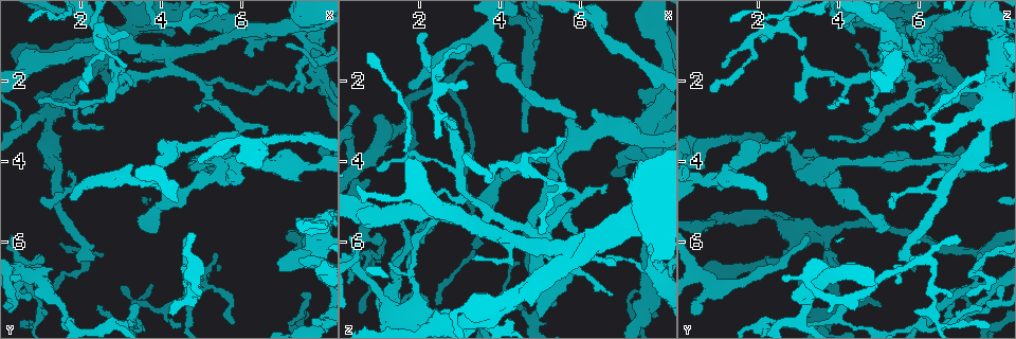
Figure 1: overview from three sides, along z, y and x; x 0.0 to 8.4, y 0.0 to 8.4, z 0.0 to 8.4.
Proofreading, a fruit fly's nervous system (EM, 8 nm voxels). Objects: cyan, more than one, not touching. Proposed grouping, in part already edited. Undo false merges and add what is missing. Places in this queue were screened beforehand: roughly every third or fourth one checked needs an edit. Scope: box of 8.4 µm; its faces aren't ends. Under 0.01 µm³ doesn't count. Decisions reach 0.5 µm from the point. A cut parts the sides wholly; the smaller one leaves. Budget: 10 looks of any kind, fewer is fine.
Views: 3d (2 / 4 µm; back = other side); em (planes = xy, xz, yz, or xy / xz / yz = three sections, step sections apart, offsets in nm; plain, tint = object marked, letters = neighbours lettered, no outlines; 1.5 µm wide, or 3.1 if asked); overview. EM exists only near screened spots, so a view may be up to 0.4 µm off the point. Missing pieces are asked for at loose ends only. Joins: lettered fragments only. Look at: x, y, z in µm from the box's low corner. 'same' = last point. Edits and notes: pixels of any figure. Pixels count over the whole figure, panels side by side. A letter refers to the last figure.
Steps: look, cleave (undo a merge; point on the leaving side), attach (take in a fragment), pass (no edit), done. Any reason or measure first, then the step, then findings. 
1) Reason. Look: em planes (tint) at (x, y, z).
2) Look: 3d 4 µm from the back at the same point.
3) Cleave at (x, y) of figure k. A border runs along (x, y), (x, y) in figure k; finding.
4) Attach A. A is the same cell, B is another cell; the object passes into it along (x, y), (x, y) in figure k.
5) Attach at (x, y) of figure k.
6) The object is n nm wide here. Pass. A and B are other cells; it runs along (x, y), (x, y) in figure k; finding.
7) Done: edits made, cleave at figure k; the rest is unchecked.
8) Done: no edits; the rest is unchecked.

Branch stops here. Look: 3d 2 µm at (0.95, 2.45, 4.20).

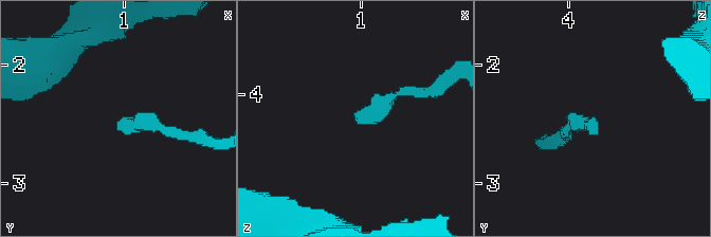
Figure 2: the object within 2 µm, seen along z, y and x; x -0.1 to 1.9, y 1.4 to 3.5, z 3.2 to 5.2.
Look: em planes (letters) at (0.94, 2.48, 4.14).

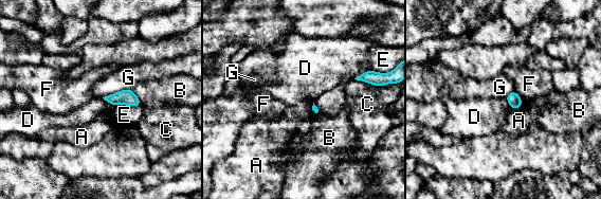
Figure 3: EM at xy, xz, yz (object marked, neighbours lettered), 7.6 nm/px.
Pass. A, B, C, D, E, F and G are other cells; none of them fits.

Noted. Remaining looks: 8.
Look: em xz step 4 (tint) at (1.85, 6.85, 7.25).

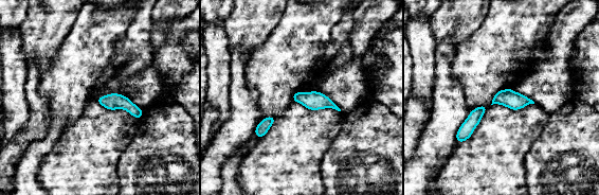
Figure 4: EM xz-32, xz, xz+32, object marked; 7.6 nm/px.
See the neighbours. Look: em xz step 4 (letters) at the same point.

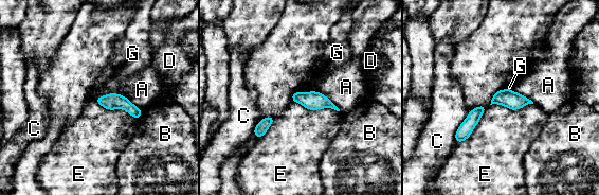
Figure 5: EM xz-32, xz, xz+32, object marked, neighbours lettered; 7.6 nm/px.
The longest contact is with E, 360 nm. Pass. A, B, C, D, E and G are other cells; all the same cell.

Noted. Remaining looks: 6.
Free end. Look: 3d 2 µm at (1.05, 7.35, 2.80).

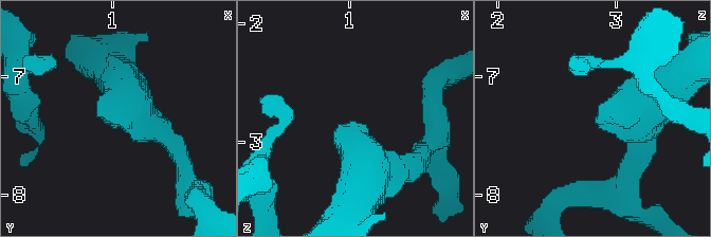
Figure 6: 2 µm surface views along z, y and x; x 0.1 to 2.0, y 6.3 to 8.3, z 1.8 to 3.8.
Look: em xz step 8 (tint) at (1.02, 7.36, 2.82).

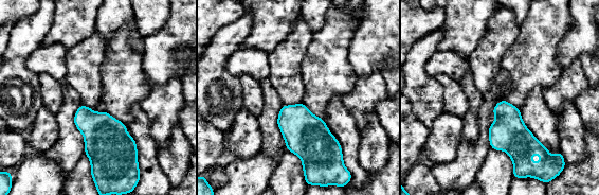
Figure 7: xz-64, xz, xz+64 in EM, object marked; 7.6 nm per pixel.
Look: em xz step 8 (letters) at the same point.

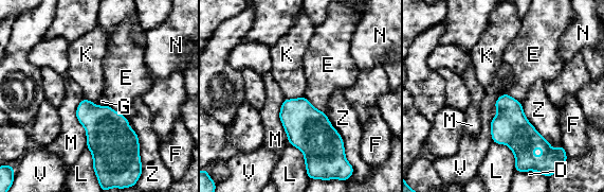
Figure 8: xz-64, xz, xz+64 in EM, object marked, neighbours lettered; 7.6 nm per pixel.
Pass. D, E, F, G, K, L, M, N, V and Z are other cells; a border runs along (304, 96), (297, 99), (286, 99) in figure 8; no lettered fragment goes on from it.

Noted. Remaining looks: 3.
Branch stops here. Look: em planes (letters) at (6.65, 2.00, 6.40).

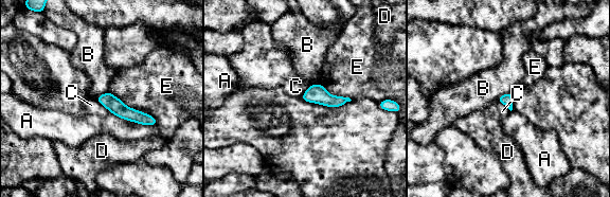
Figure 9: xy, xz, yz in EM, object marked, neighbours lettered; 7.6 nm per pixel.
Pass. A, B, C, D and E are other cells; a border runs along (510, 92), (502, 94), (497, 100) in figure 9; none of them fits.

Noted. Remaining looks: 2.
Done: no edits; the rest is unchecked.

